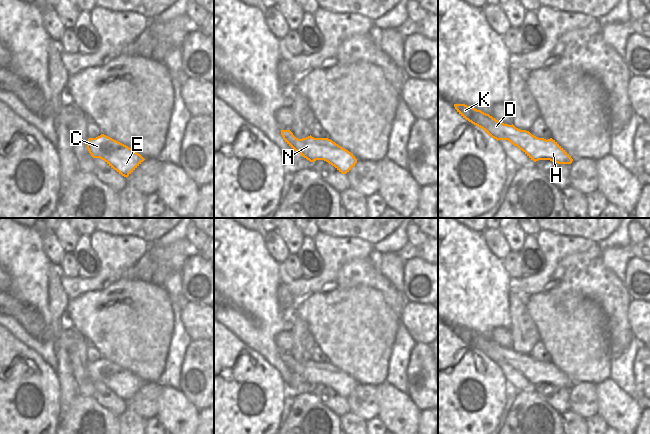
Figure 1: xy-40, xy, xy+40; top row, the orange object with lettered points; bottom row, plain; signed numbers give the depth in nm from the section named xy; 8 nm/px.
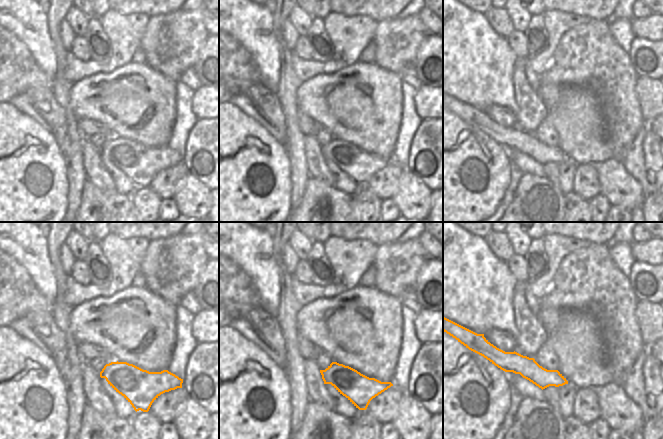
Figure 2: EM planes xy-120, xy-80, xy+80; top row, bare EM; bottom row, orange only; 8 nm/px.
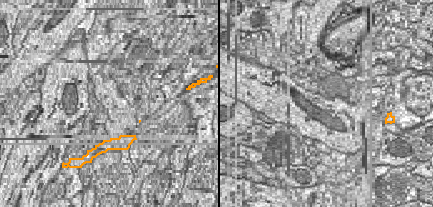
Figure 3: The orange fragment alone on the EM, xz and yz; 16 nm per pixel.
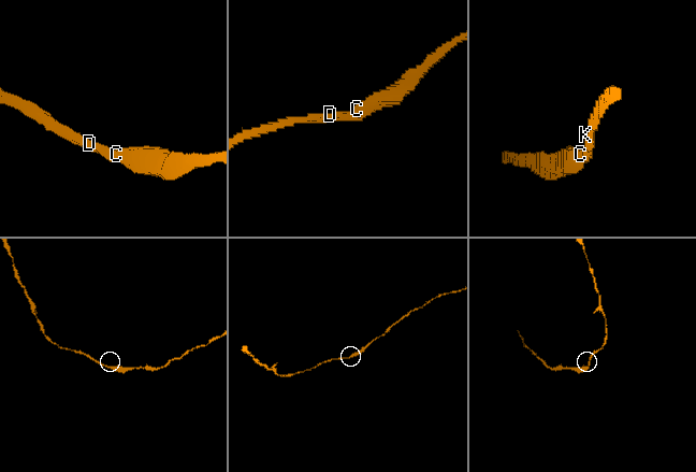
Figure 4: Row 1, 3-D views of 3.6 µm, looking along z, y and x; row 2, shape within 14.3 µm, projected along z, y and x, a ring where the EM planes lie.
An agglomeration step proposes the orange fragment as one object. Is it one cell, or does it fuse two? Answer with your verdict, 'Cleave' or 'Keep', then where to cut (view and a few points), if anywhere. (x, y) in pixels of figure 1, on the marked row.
Keep. No split.

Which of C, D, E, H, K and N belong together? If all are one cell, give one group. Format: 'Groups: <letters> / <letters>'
Groups: C D E H K N.

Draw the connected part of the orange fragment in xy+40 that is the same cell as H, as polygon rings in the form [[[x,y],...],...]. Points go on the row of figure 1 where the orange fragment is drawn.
[[[454,104],[457,112],[472,124],[482,128],[489,136],[498,140],[508,140],[522,150],[534,162],[550,160],[558,164],[571,164],[571,156],[552,138],[546,140],[520,130],[513,124],[504,124],[489,114],[465,104]]]

